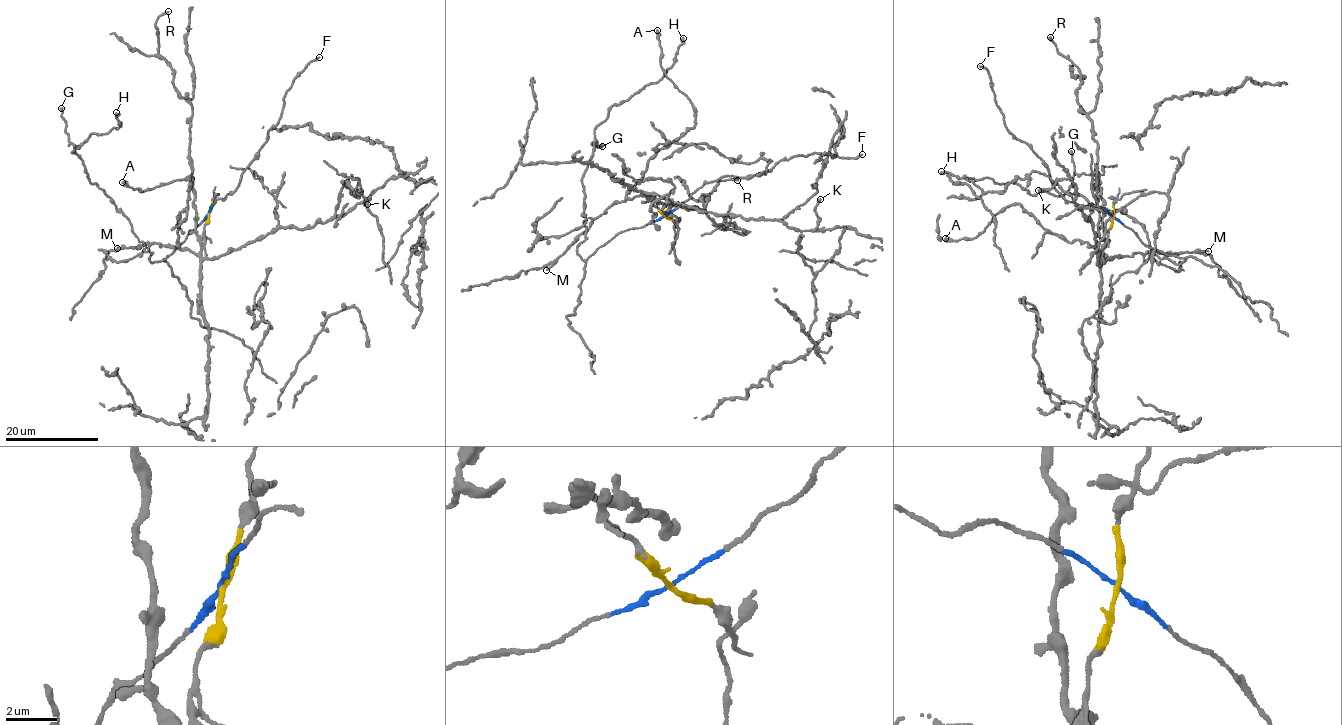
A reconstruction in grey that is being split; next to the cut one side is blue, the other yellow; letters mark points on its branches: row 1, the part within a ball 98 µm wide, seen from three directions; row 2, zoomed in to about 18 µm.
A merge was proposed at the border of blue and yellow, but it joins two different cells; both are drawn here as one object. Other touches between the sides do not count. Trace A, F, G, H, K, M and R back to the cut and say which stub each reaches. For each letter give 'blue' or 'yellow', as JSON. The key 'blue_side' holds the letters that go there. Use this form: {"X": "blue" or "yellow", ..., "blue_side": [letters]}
{"A": "yellow", "F": "blue", "G": "blue", "H": "blue", "K": "yellow", "M": "yellow", "R": "yellow", "blue_side": ["F", "G", "H"]}

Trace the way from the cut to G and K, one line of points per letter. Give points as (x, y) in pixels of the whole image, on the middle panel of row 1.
G: (664, 216), (617, 234), (586, 260), (577, 252), (587, 231), (582, 179), (595, 139), (594, 146), (602, 146)
K: (664, 216), (647, 194), (700, 210), (781, 220), (802, 230), (811, 230), (817, 226), (815, 206), (820, 198)

